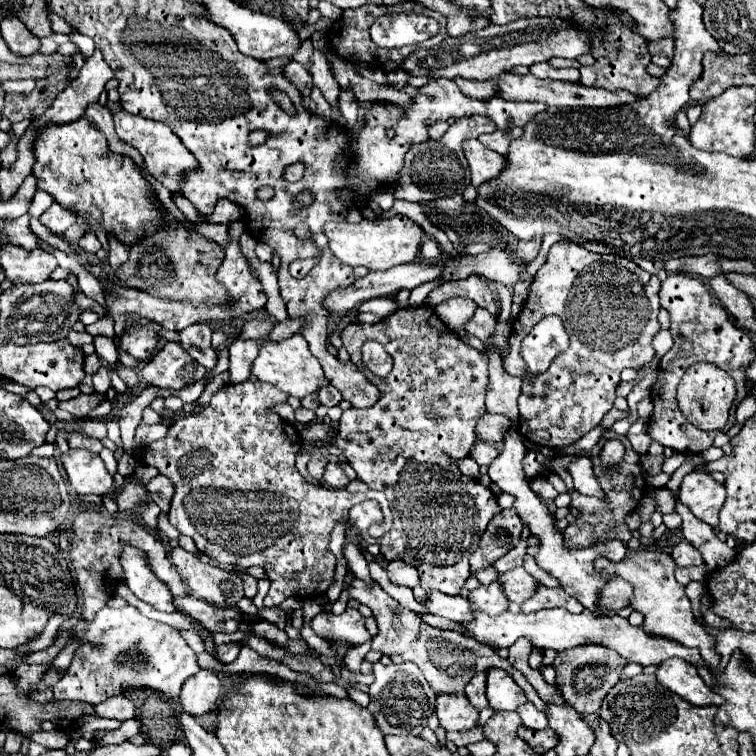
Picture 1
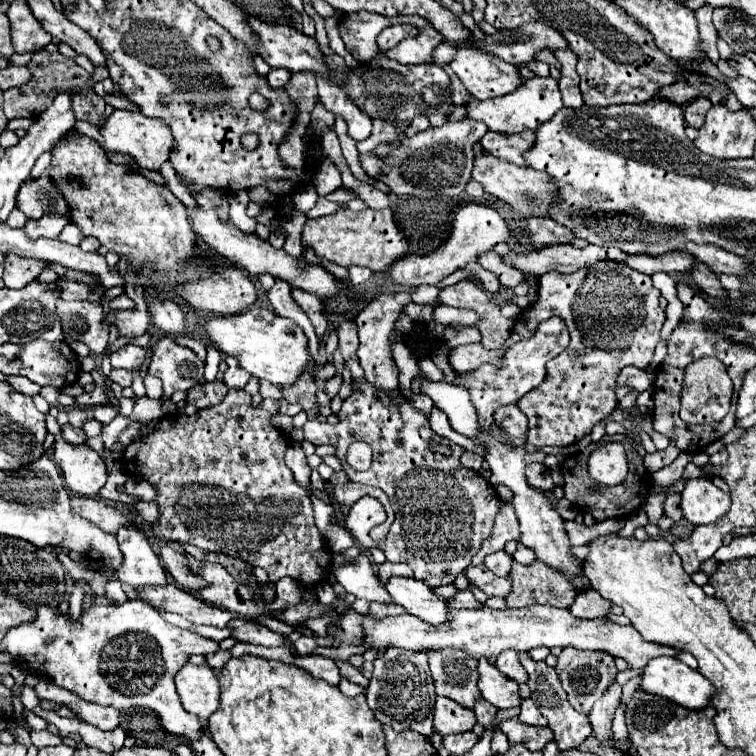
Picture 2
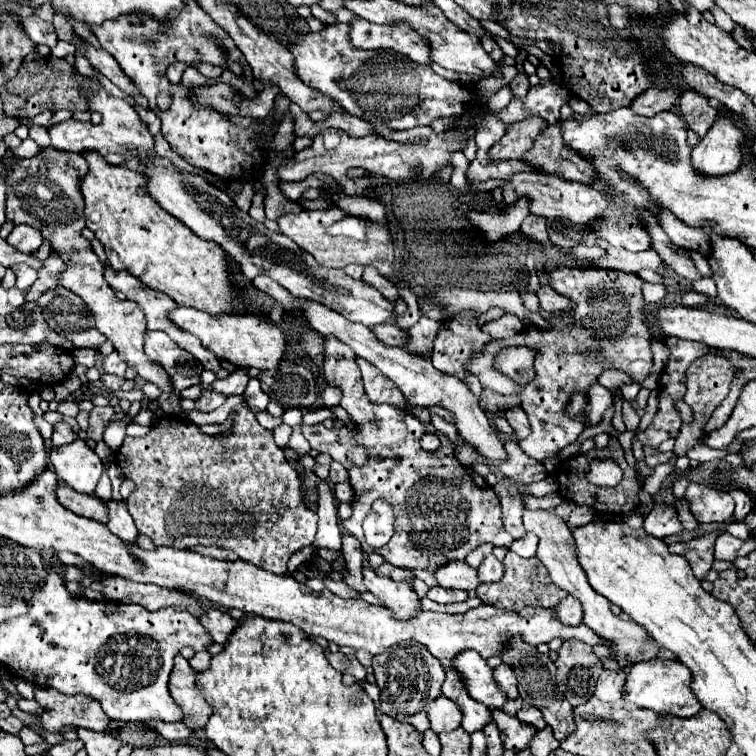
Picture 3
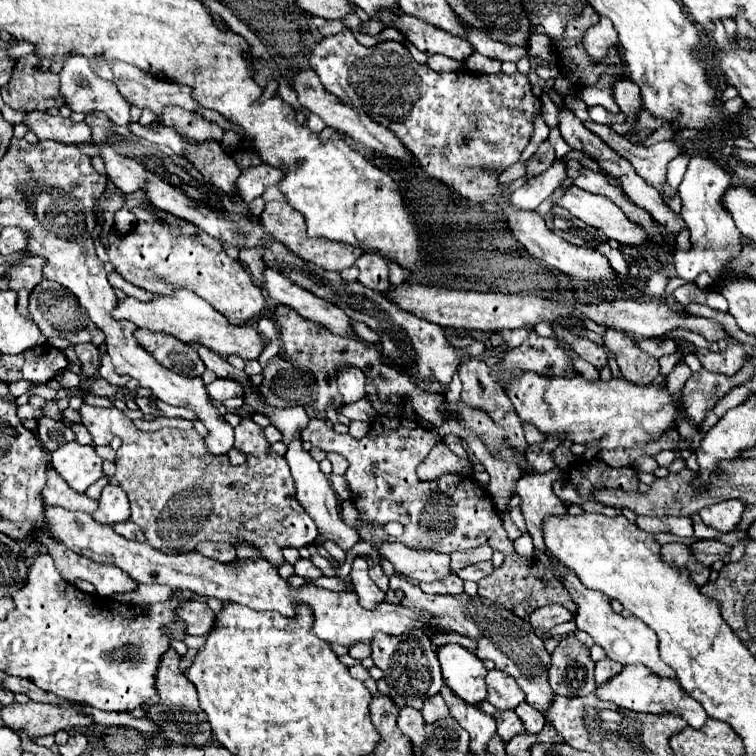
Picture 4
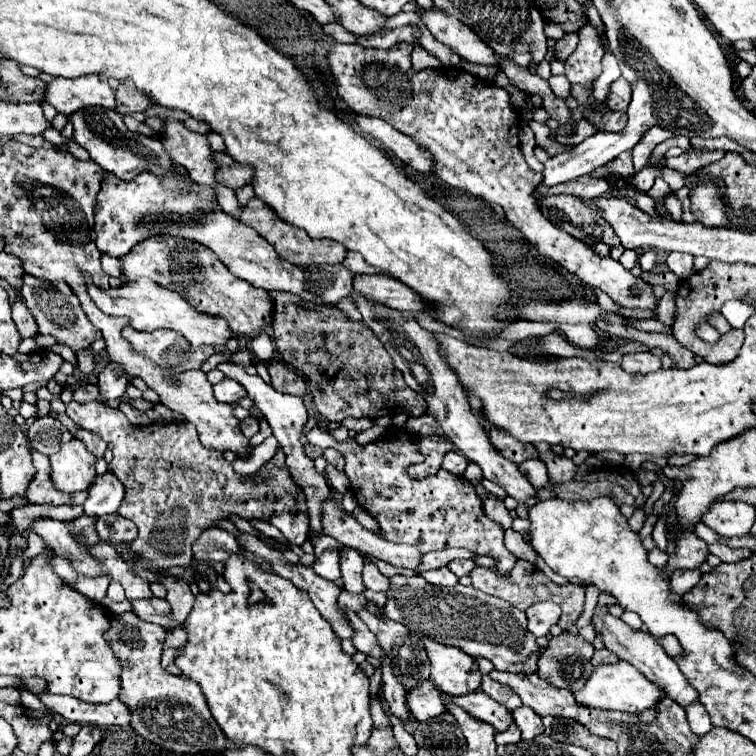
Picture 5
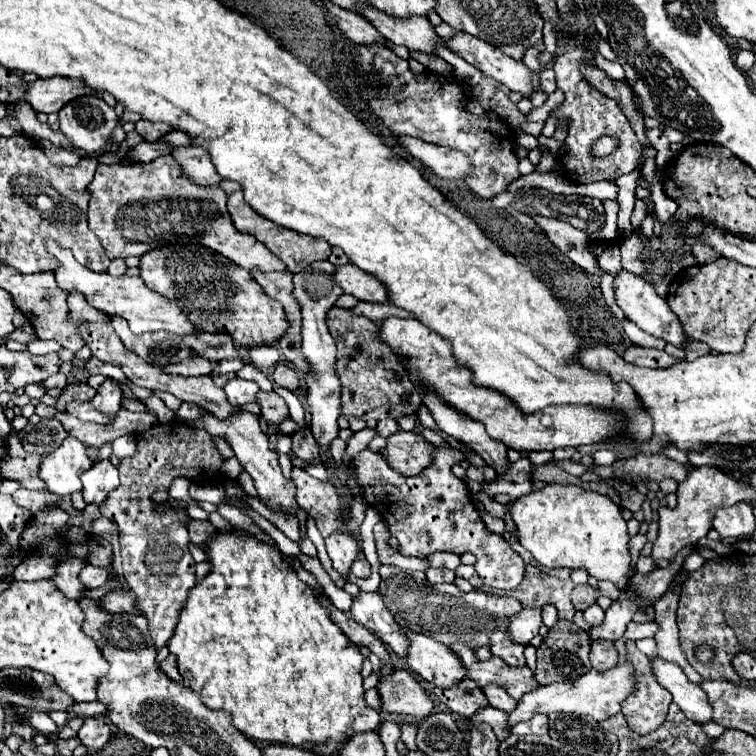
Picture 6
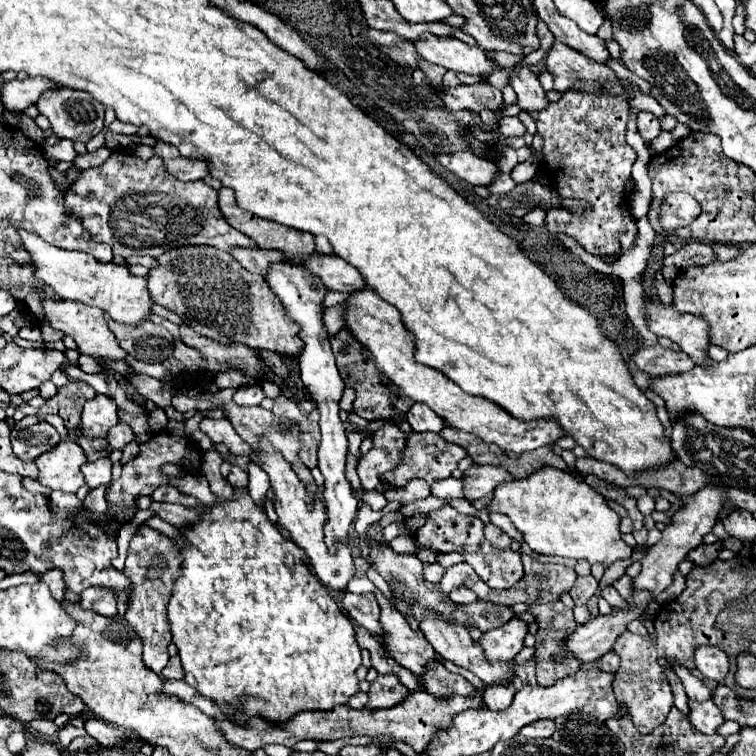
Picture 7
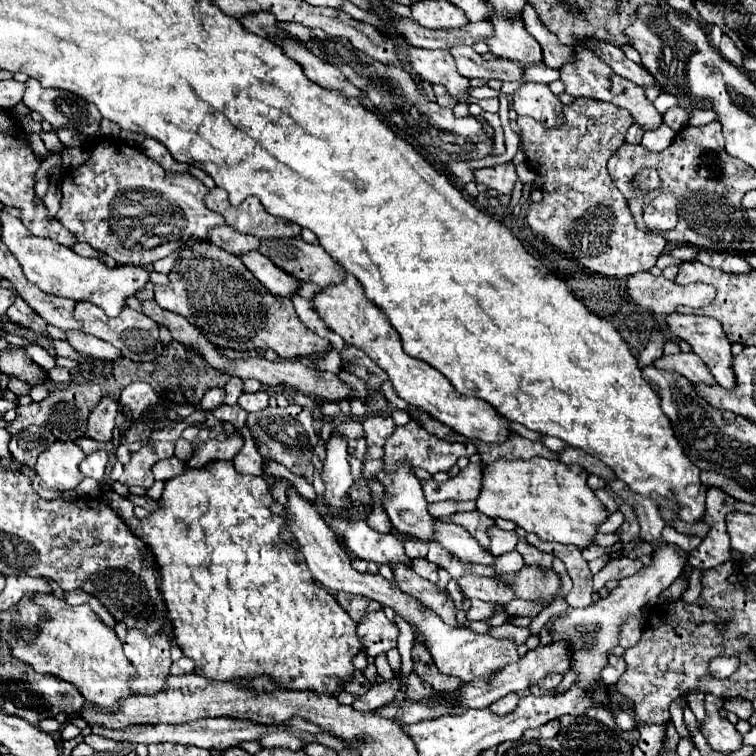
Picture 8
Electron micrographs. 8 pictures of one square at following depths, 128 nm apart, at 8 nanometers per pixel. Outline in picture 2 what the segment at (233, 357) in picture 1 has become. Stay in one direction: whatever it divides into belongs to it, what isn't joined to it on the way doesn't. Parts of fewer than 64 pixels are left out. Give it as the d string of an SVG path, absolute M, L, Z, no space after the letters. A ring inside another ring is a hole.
M226 358L226 362L228 362L228 370L224 372L224 384L230 390L244 388L248 384L248 380L250 380L248 372L244 368L240 368L240 364L236 364L236 360L232 360L232 358Z

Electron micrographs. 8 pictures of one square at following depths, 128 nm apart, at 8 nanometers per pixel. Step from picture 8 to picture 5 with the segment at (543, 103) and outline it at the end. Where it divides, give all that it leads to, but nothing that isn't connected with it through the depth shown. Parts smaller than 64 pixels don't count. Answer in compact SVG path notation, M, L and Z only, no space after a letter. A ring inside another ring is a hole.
M432 8L428 12L420 10L420 16L426 28L432 32L432 36L448 48L452 48L452 52L456 52L462 60L502 70L502 64L498 56L492 52L492 48L488 48L488 44L484 44L470 28L460 24L460 20L444 16L444 12L440 12L438 8Z

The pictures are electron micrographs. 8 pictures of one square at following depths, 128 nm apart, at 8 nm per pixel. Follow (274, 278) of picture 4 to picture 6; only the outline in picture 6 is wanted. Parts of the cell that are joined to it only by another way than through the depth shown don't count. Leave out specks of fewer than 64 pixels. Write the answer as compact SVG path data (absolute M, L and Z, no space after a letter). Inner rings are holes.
M160 156L148 164L98 164L94 180L86 188L90 192L88 204L88 226L98 236L100 244L104 246L110 258L128 258L128 256L142 256L160 246L170 244L188 244L198 242L206 248L216 250L218 254L226 256L228 260L240 264L246 270L260 268L262 272L272 270L286 270L284 262L278 260L264 244L260 244L254 236L242 234L234 228L228 210L226 210L226 194L220 186L196 186L184 176L180 176L180 168L176 168L172 156Z

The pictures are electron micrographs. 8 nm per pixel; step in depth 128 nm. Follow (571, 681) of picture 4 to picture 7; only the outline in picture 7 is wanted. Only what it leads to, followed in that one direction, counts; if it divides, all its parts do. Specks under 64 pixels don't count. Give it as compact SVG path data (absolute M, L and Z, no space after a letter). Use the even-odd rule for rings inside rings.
M560 600L548 602L548 604L532 604L528 606L528 612L536 618L538 624L538 632L536 632L536 680L540 686L554 686L558 680L576 674L580 670L580 662L574 656L568 656L568 652L564 652L558 642L568 636L568 632L572 632L576 628L576 620L570 608L566 608Z

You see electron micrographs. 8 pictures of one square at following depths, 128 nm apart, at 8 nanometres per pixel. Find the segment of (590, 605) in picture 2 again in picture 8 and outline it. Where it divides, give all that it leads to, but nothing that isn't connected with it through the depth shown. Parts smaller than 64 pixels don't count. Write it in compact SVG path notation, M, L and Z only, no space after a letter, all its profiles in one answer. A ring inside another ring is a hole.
M294 488L288 490L286 514L288 514L286 520L290 520L290 524L288 524L290 532L284 532L284 536L288 536L288 540L292 536L298 540L300 552L304 552L304 558L308 562L308 568L310 568L314 580L332 592L348 592L354 596L364 596L368 600L378 602L382 608L392 608L412 628L418 630L416 640L428 648L434 664L438 666L438 670L442 674L456 676L462 684L470 684L474 680L488 682L504 666L520 660L520 656L516 654L516 644L512 644L510 640L496 640L488 634L474 634L468 628L448 626L444 620L440 620L440 616L430 612L430 608L426 608L420 600L416 600L408 592L402 592L398 586L394 586L390 580L382 578L380 574L362 574L362 572L354 570L350 564L348 552L340 546L336 534L322 520L314 502L302 498Z

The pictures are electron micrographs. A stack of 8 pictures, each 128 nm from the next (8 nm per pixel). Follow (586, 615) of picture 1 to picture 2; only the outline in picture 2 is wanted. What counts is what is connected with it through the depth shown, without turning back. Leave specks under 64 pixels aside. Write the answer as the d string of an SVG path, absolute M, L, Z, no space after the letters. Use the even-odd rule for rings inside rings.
M530 606L530 608L506 608L506 610L492 610L492 608L476 608L476 610L450 610L450 620L442 622L440 626L428 626L422 620L416 620L416 616L410 614L398 614L398 616L386 616L384 620L378 620L370 614L362 616L362 644L374 648L376 652L386 650L388 646L400 646L406 650L444 650L454 648L462 650L472 658L492 658L498 656L504 650L522 650L530 652L538 646L548 648L586 648L586 650L602 650L612 656L624 658L632 670L644 668L652 658L658 656L676 656L676 648L668 648L656 642L646 642L636 628L622 626L612 620L580 620L574 618L566 608L552 608L552 606Z

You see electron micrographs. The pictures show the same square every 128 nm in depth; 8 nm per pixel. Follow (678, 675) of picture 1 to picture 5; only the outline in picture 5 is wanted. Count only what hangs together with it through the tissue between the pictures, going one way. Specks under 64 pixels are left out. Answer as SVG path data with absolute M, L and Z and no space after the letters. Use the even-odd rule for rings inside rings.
M618 660L608 666L594 666L586 686L578 692L574 692L576 704L584 708L594 708L594 710L620 710L620 712L642 712L656 704L658 700L664 698L664 692L660 688L654 688L650 680L646 680L630 662ZM698 702L698 704L692 704L692 708L686 710L688 714L688 722L690 722L690 728L694 734L698 736L704 736L712 730L712 722L710 722L710 716L706 712L706 708Z

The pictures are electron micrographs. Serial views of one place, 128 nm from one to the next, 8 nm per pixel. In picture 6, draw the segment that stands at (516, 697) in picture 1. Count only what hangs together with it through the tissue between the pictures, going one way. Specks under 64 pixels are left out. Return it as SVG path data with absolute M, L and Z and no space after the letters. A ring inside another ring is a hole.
M400 628L400 632L410 640L404 662L420 678L440 688L450 688L452 684L466 678L460 660L456 660L456 654L448 652L444 644L406 628Z

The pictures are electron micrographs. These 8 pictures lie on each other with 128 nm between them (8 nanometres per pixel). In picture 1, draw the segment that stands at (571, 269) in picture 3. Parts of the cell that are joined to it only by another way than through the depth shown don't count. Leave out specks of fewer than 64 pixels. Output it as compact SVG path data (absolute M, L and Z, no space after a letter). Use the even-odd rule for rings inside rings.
M558 242L550 248L546 264L536 272L528 298L524 302L522 312L512 324L510 334L510 350L502 356L504 370L512 376L524 376L524 362L520 358L521 342L530 328L540 322L548 314L556 314L564 320L566 332L570 334L570 348L562 354L558 354L552 360L550 370L542 372L532 380L532 384L522 384L522 394L518 398L520 408L520 420L518 430L520 434L538 446L548 448L566 448L574 440L588 434L592 428L596 428L602 420L602 416L614 406L616 399L616 386L620 382L620 372L624 368L640 368L646 362L654 358L652 338L660 330L658 322L658 292L660 292L660 280L636 266L632 260L620 258L616 254L594 254L582 248L580 244L572 242Z

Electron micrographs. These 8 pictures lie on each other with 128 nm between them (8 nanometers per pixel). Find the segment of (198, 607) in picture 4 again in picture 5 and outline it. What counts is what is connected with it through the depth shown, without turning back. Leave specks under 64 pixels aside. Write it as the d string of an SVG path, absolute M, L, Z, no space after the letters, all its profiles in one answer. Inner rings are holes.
M152 596L152 598L148 598L148 600L130 600L130 604L132 604L132 612L134 612L138 618L142 618L142 620L146 620L146 622L160 624L160 626L164 626L164 628L168 626L168 624L164 624L164 608L168 608L168 604L164 604L162 598Z

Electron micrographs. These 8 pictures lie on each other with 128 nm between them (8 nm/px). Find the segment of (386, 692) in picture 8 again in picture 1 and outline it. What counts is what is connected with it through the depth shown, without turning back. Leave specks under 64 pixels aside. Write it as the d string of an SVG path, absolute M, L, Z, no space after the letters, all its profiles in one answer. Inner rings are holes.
M436 696L436 714L440 728L446 732L462 732L476 726L478 712L466 696Z

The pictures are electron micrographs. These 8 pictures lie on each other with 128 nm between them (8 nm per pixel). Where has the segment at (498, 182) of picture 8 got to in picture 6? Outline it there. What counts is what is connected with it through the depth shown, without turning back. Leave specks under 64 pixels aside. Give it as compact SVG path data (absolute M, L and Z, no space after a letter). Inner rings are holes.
M400 136L398 144L402 144L408 150L408 154L416 156L422 164L430 166L442 178L462 180L468 176L468 172L472 172L470 158L454 148L428 144L424 140L416 140L410 136Z

